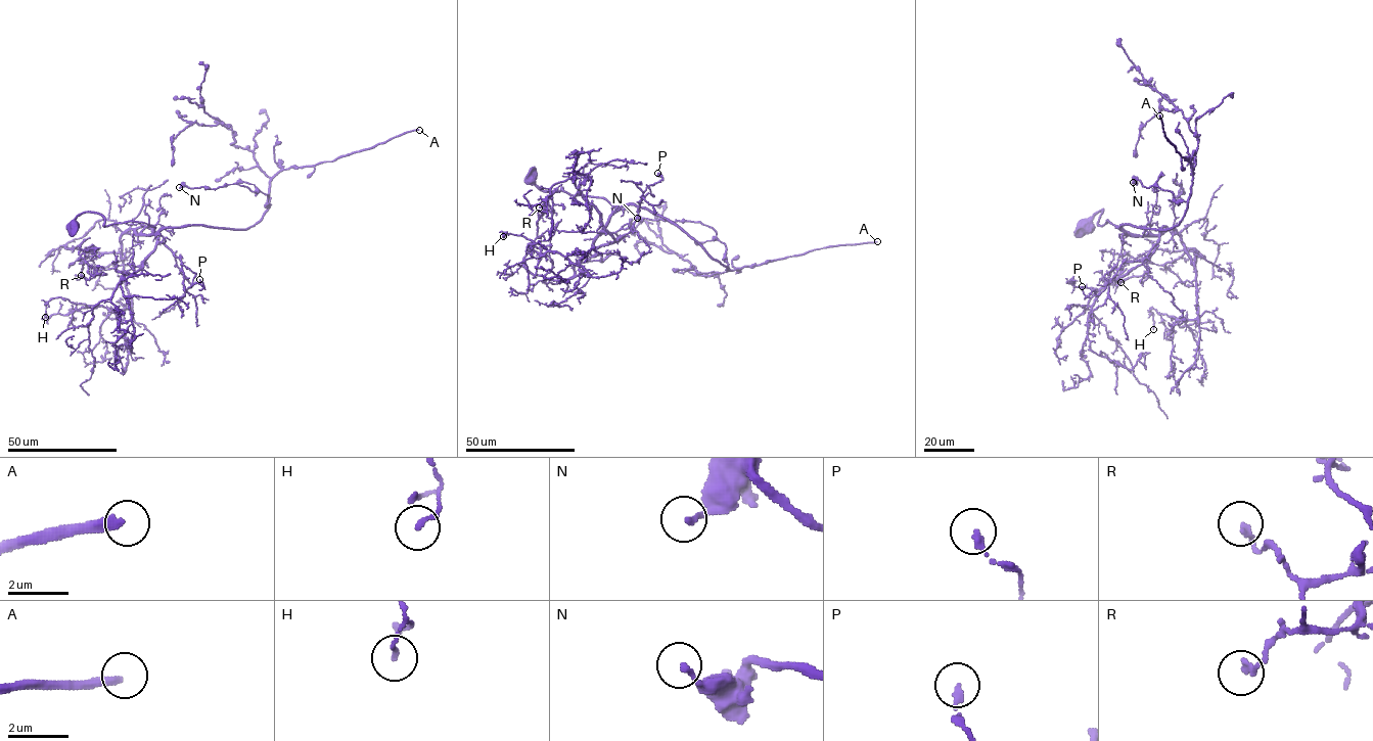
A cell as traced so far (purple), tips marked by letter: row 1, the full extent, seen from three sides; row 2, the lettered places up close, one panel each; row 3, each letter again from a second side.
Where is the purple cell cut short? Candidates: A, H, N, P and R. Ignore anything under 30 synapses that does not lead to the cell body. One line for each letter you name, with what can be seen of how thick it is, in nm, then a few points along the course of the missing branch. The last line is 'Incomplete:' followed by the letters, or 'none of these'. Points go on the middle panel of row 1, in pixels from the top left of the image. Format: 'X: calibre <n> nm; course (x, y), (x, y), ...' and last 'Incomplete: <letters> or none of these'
A: calibre 300 nm
Incomplete: A

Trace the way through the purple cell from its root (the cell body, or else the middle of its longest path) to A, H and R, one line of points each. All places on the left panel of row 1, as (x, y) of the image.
A: (74, 227), (92, 212), (104, 226), (144, 222), (155, 233), (248, 229), (280, 171), (419, 130)
H: (74, 227), (92, 212), (104, 226), (154, 230), (120, 237), (129, 308), (57, 297), (45, 317)
R: (74, 227), (84, 212), (154, 227), (126, 231), (123, 258), (65, 247), (79, 245), (81, 275)

